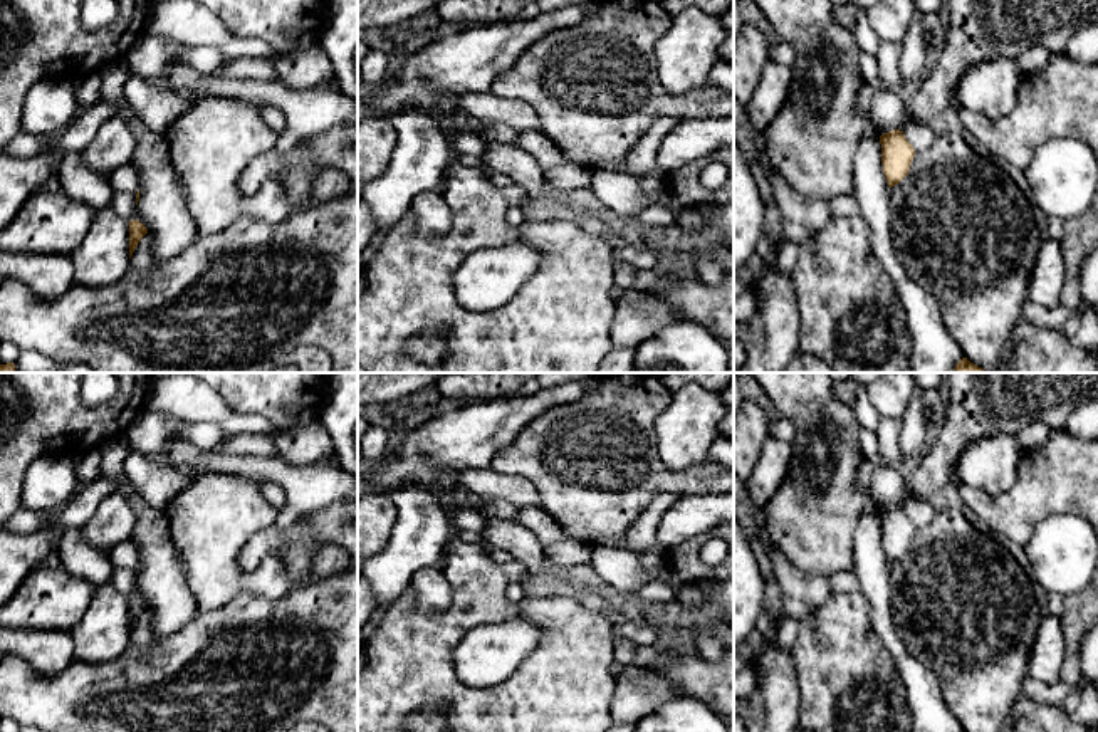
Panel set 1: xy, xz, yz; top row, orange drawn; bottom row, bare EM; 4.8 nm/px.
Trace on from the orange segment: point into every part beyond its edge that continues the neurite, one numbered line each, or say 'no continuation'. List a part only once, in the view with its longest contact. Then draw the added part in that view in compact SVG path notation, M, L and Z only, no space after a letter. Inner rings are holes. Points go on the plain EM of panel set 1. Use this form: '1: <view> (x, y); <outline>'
no continuation

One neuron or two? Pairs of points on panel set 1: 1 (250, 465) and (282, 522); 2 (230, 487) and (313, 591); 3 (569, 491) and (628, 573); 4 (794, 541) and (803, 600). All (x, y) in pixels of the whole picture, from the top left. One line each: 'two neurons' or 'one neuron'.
1: one neuron
2: two neurons
3: two neurons
4: two neurons

